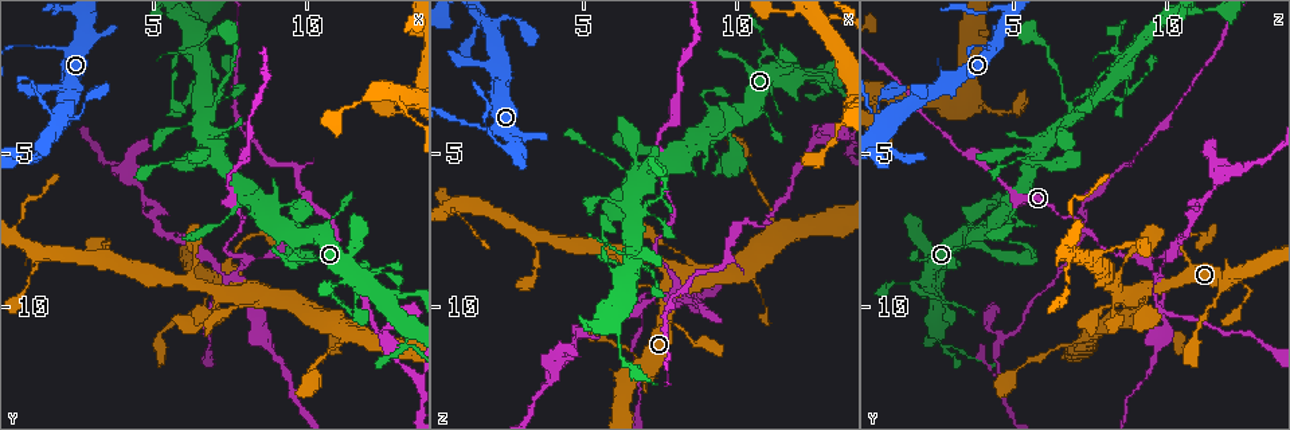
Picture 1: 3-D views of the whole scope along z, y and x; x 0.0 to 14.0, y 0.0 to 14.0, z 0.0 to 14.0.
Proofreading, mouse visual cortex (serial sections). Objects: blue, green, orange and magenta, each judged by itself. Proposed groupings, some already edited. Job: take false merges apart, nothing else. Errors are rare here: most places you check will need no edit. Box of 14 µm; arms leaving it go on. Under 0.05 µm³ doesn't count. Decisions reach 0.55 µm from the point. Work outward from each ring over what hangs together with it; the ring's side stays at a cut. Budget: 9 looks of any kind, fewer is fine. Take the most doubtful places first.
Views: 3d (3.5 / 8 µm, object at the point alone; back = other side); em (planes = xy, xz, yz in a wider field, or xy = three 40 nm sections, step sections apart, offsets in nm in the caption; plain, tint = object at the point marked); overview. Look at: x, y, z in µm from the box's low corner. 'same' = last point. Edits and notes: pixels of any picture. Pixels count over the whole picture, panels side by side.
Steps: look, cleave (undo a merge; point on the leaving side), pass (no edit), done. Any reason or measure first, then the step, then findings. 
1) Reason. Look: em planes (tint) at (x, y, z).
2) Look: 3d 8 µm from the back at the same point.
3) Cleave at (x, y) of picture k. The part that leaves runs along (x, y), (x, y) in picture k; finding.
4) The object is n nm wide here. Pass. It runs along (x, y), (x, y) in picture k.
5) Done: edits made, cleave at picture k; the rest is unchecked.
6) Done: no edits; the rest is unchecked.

Arms part here. Look: 3d 8 µm at (7.4, 8.9, 9.6).

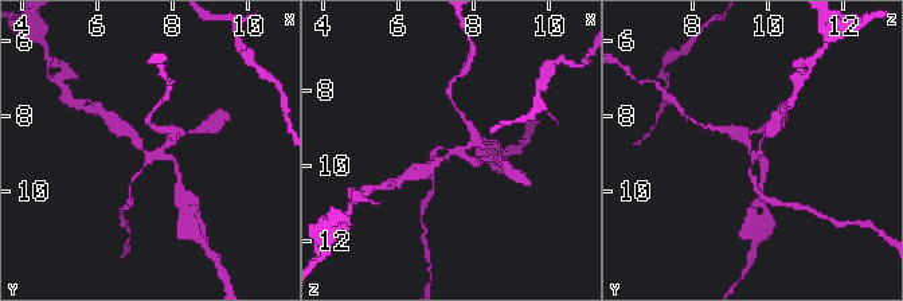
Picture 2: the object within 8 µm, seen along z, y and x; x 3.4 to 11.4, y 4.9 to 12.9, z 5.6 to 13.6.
4 arms meet here; the arms are 150, 150, 200, 300 nm wide; need the tissue. Look: em planes (tint) at (7.5, 9.0, 9.6).

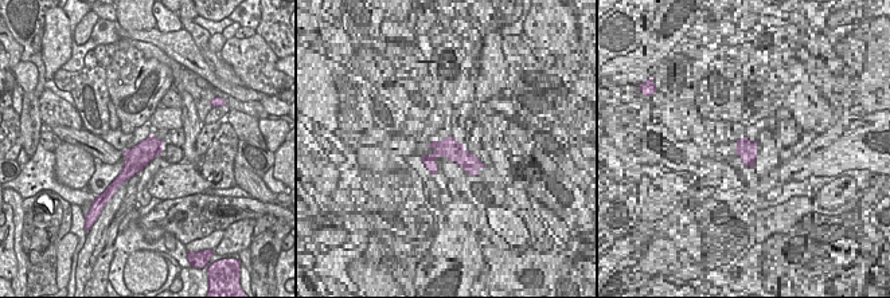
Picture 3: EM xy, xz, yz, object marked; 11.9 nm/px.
Cleave at (763, 168) of picture 2. The part that leaves runs along (456, 151), (414, 174) in picture 2; a second cell is stuck on.

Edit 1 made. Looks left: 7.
Sharp bend. Look: em planes (tint) at (5.9, 1.8, 8.7).

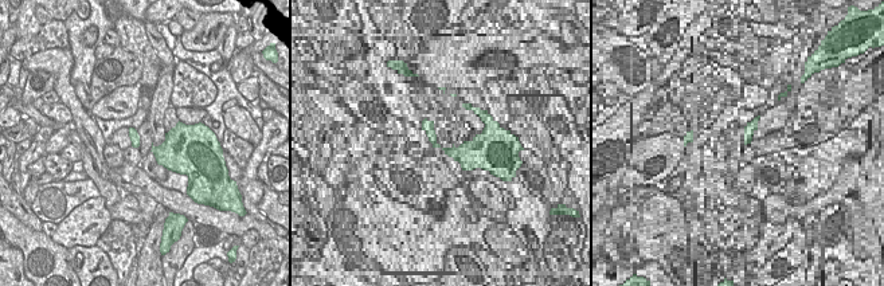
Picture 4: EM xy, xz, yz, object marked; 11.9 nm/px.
Wider look. Look: 3d 3.5 µm at the same point.

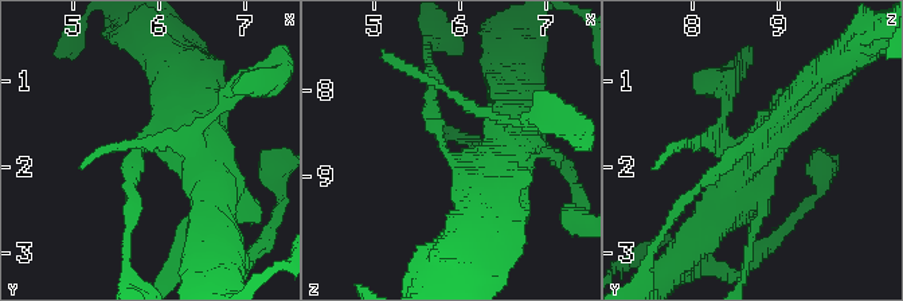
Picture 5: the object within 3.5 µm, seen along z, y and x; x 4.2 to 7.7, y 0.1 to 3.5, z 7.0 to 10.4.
The arms are 150, 450 nm wide. Pass. It runs along (511, 136), (453, 157), (433, 85) in picture 5; continuous, no second cell.

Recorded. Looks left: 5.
Calibre changes. Look: 3d 3.5 µm at (1.6, 1.6, 4.1).

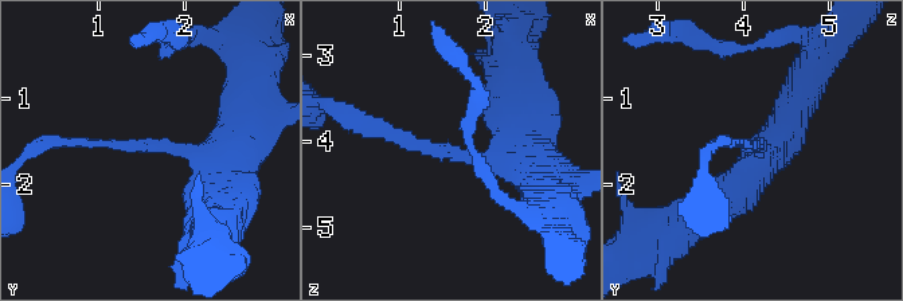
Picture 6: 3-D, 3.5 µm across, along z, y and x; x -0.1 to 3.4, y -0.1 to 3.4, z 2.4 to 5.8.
The arms are 200, 450 nm wide. Look: em xy step 1 (tint) at (1.70, 1.55, 4.15).

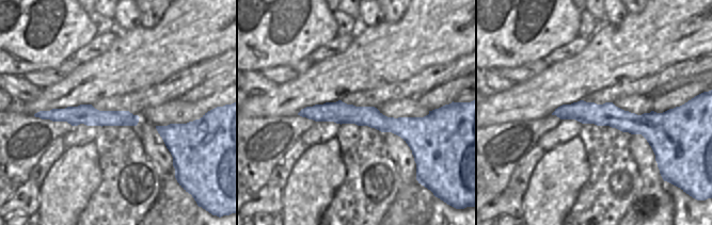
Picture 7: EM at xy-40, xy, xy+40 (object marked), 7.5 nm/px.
Pass. All the same cell.

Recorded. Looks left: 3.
Abrupt turn. Look: 3d 3.5 µm at (11.0, 9.2, 1.8).

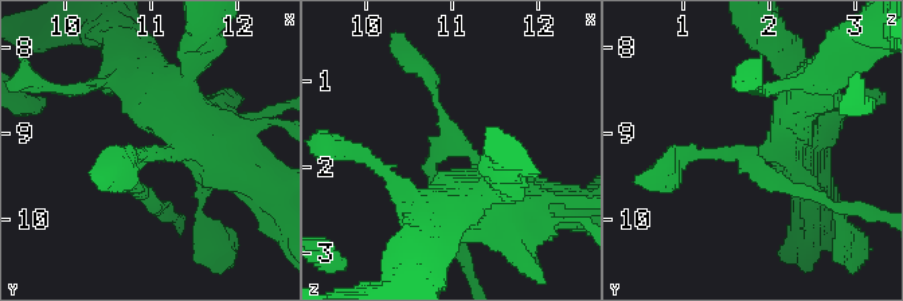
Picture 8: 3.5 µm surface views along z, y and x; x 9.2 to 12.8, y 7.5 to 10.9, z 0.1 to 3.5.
Look: em xy step 5 (tint) at (11.05, 9.25, 1.80).

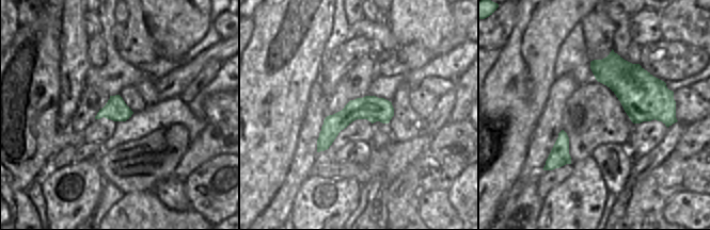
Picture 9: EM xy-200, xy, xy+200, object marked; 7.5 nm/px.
Look: em xy step 3 (tint) at the same point.

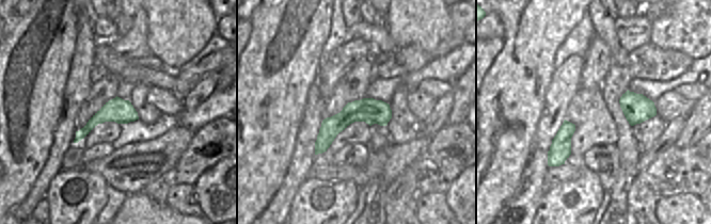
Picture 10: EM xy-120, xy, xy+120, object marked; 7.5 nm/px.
Pass. It runs along (386, 107), (351, 112), (317, 150) in picture 10; one cell here.

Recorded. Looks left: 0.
Done: edits made, cleave at picture 2; the rest is unchecked.

